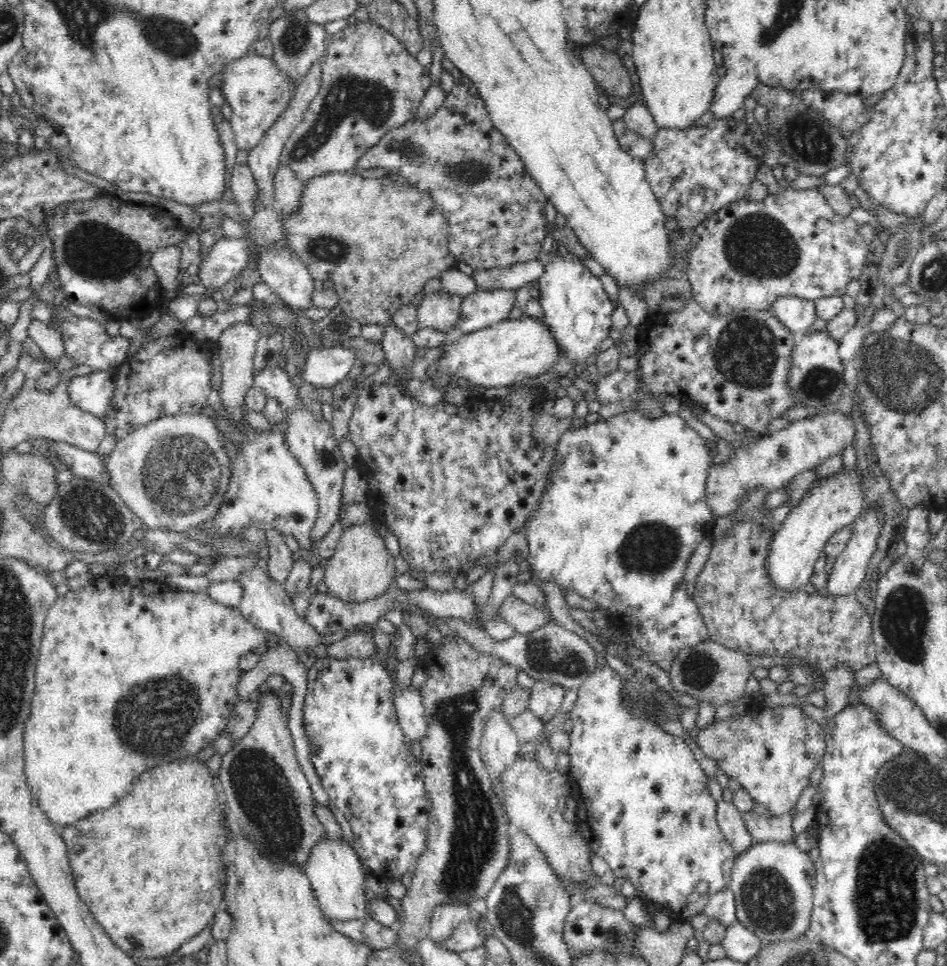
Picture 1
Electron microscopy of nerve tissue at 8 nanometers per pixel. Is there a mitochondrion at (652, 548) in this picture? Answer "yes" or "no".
yes

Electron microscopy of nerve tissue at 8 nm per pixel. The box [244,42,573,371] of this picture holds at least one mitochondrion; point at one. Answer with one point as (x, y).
(348, 96)

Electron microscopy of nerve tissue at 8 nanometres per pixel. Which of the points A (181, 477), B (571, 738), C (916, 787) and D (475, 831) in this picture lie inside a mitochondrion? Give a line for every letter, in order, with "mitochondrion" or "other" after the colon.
A: mitochondrion
B: other
C: mitochondrion
D: mitochondrion

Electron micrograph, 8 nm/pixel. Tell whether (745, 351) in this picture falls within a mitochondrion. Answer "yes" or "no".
yes

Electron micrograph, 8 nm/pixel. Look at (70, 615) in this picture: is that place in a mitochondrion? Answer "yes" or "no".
no

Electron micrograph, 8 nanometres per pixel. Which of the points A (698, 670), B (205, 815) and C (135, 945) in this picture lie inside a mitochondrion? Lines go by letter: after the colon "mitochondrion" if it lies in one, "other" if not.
A: mitochondrion
B: other
C: other

